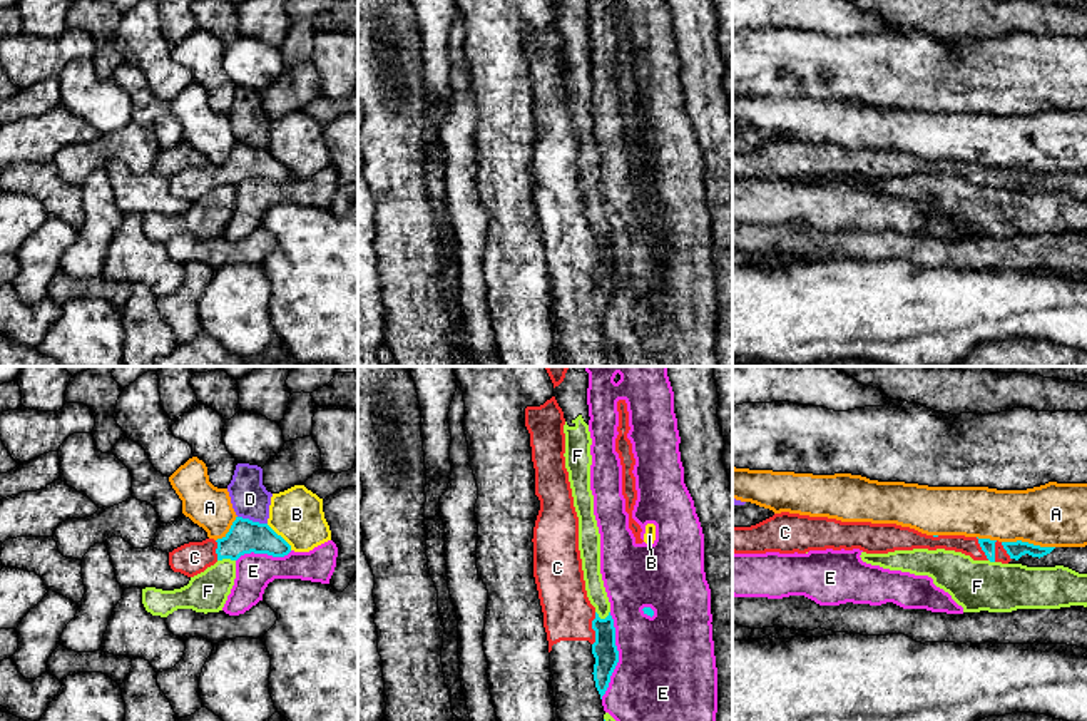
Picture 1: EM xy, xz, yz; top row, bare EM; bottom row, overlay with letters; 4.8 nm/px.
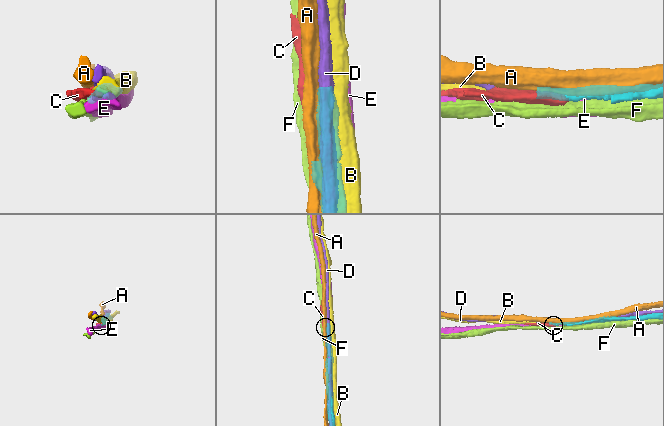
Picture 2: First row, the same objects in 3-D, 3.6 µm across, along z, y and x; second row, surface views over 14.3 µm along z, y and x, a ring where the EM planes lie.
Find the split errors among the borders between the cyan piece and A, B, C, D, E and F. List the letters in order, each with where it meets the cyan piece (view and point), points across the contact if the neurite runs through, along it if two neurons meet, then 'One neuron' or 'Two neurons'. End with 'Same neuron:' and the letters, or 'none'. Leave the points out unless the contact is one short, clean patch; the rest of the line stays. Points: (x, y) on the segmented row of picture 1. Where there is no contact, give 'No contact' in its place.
A: Touches cyan at yz (1027, 542). Two neurons
B: Touches cyan at xy (280, 536). Two neurons
C: Touches cyan at xz (592, 628). One neuron
D: Touches cyan at xy (251, 521). Two neurons
E: Touches cyan at xz (617, 656). Two neurons
F: Touches cyan at xy (226, 557). Two neurons
Same neuron: C

